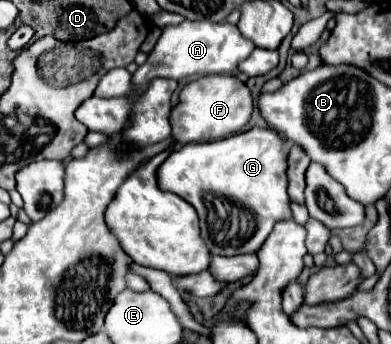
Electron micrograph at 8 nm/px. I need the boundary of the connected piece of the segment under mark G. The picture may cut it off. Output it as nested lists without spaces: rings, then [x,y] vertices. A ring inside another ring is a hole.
[[[250,128],[248,132],[234,134],[234,136],[228,136],[222,140],[202,142],[202,144],[186,144],[180,150],[174,150],[158,168],[156,178],[158,178],[158,186],[162,190],[178,194],[180,198],[184,198],[188,204],[192,204],[196,208],[198,218],[200,218],[200,234],[202,234],[208,250],[214,256],[216,254],[218,256],[236,256],[236,254],[258,252],[260,246],[264,244],[264,240],[268,238],[268,234],[272,232],[274,224],[292,218],[290,200],[286,194],[286,188],[288,188],[288,176],[286,176],[288,162],[286,162],[286,158],[288,158],[286,140],[278,132],[274,132],[270,128]],[[216,206],[224,206],[222,210],[228,212],[228,218],[222,220],[222,224],[220,224],[220,218],[218,218],[218,222],[214,220]],[[236,206],[242,208],[242,214],[248,214],[248,216],[244,216],[244,218],[248,218],[248,226],[240,228],[240,226],[226,224],[226,222],[232,222],[232,216],[234,216],[234,222],[238,222],[236,220],[236,210],[238,210]]]

